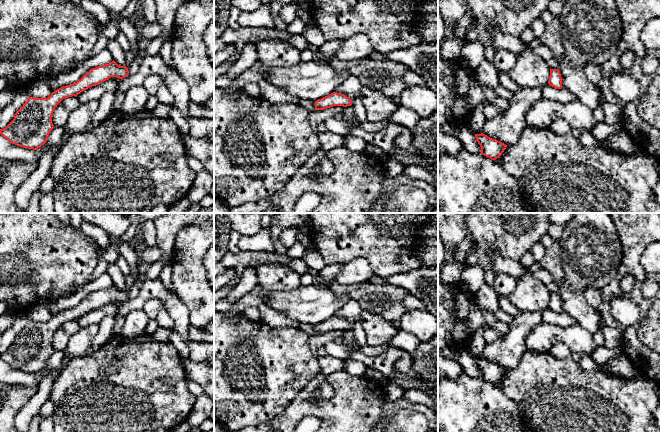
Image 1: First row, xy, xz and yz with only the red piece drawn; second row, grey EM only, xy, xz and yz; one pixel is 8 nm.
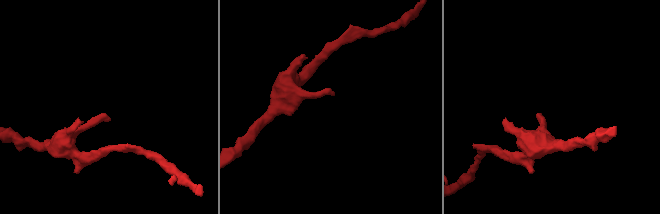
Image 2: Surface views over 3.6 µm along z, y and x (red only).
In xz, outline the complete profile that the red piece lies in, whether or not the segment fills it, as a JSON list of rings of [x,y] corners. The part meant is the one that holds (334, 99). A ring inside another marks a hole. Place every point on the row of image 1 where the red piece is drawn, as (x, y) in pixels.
[[[333,92],[328,96],[325,96],[315,101],[316,110],[324,110],[333,106],[351,106],[352,100],[344,94]]]

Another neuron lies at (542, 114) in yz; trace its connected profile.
[[[541,99],[526,115],[527,126],[535,129],[550,128],[557,118],[566,120],[572,129],[587,132],[591,132],[597,124],[593,111],[577,99],[567,104]]]

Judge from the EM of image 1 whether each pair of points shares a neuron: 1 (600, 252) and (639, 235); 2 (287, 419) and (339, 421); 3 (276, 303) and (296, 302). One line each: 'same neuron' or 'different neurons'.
1: different neurons
2: same neuron
3: same neuron

